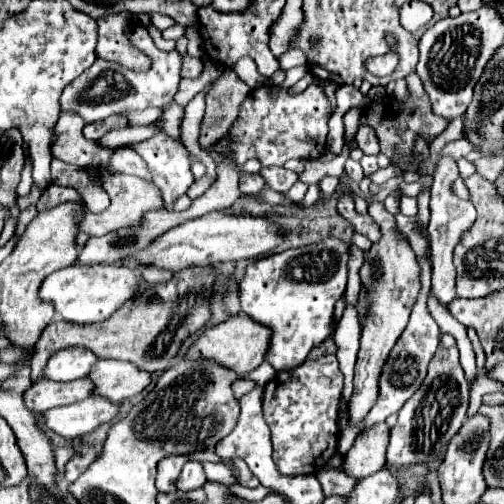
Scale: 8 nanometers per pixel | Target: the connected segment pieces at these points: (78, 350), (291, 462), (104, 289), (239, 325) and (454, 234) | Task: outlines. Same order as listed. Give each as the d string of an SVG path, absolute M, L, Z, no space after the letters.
M68 347L54 353L46 365L44 377L54 381L72 381L86 377L98 357L86 347Z
M322 355L318 359L306 359L300 367L290 371L280 371L276 377L264 387L264 419L272 431L274 445L274 463L282 475L310 475L324 469L330 457L336 453L338 443L338 407L340 395L344 387L344 377L338 369L336 355Z
M70 265L66 269L54 271L44 279L40 287L40 297L50 301L58 317L70 323L100 323L106 321L114 311L124 307L126 301L132 301L142 285L136 269L128 265Z
M244 313L236 315L236 317L230 317L228 321L220 323L220 325L214 325L210 329L206 329L200 339L190 347L188 351L188 359L214 359L218 363L222 363L224 367L230 367L238 373L246 373L246 371L252 371L256 369L264 359L266 359L266 351L270 347L270 341L272 341L272 329L266 327L266 325L260 325L256 323L254 319L246 317Z
M450 157L440 159L434 183L432 183L432 199L430 199L430 223L428 223L428 235L430 235L430 253L432 253L432 295L448 307L456 297L456 267L452 263L452 249L462 237L462 233L472 225L476 219L476 209L470 201L464 201L454 195L452 183L460 177L456 161Z

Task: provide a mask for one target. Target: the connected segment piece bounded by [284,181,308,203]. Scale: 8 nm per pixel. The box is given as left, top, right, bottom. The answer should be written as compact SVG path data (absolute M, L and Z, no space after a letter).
M298 181L298 183L294 183L294 185L284 193L284 197L290 199L290 201L294 201L294 203L298 203L298 201L304 197L306 189L308 189L308 185L302 183L302 181Z

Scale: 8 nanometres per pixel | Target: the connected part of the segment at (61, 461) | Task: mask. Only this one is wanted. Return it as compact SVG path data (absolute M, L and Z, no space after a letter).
M58 447L56 449L56 467L60 471L60 475L64 475L64 465L76 455L74 447Z

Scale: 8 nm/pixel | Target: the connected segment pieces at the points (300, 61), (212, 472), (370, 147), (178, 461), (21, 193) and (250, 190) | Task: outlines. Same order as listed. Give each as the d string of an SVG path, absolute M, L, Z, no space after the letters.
M290 49L286 55L282 55L280 61L280 67L282 69L291 69L298 67L298 65L308 65L308 55L302 51L302 49Z
M204 463L204 469L206 469L206 477L212 479L212 481L220 481L228 487L236 485L236 479L232 475L232 471L226 467L226 465L216 465L216 463Z
M360 125L358 133L356 133L356 143L358 143L358 147L364 151L364 155L378 155L378 153L380 153L378 137L376 137L376 133L374 133L372 127Z
M172 455L162 459L162 463L158 463L158 477L156 477L156 487L160 487L160 493L176 493L176 481L182 473L184 463L188 461L188 457L184 455Z
M26 157L22 177L20 177L20 183L18 183L18 191L16 191L18 197L26 197L30 193L30 187L32 187L32 159Z
M240 173L240 191L246 195L258 195L266 187L266 181L260 175Z

